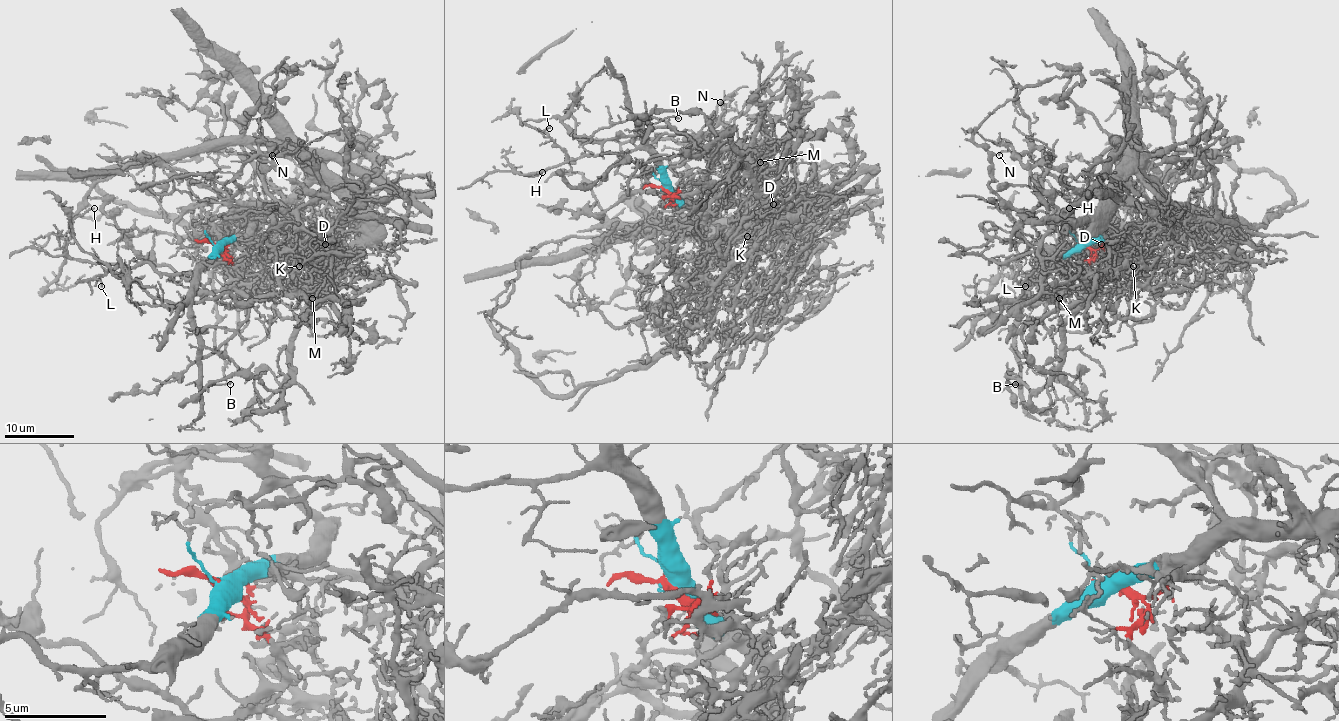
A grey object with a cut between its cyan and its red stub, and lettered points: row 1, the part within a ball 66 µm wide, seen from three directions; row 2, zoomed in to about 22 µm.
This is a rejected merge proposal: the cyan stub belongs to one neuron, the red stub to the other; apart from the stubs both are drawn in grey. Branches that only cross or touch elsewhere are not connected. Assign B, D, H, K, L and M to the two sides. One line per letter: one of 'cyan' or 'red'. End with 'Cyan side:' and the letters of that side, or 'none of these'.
B: cyan
D: red
H: cyan
K: red
L: cyan
M: red
Cyan side: B, H, L

